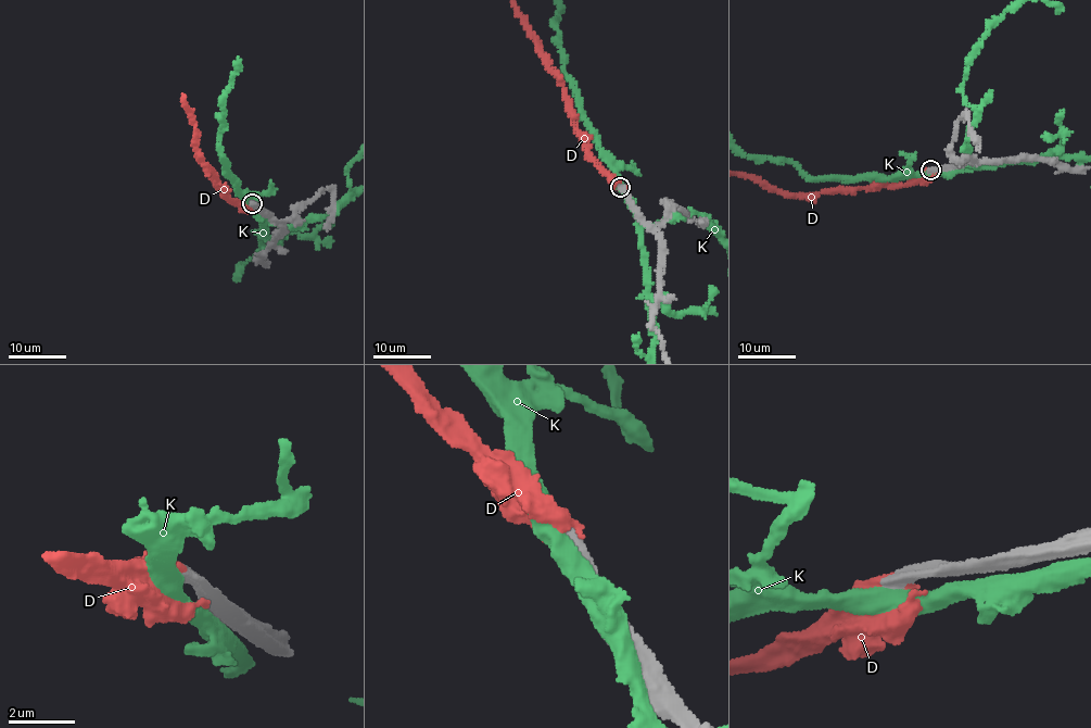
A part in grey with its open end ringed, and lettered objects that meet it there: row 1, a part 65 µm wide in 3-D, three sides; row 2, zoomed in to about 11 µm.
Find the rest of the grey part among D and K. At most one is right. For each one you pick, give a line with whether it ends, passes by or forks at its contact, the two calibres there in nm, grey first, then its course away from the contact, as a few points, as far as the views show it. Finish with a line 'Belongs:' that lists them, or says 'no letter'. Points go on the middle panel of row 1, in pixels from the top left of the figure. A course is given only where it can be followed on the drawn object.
D: it ends | 550/600 nm
Belongs: D

